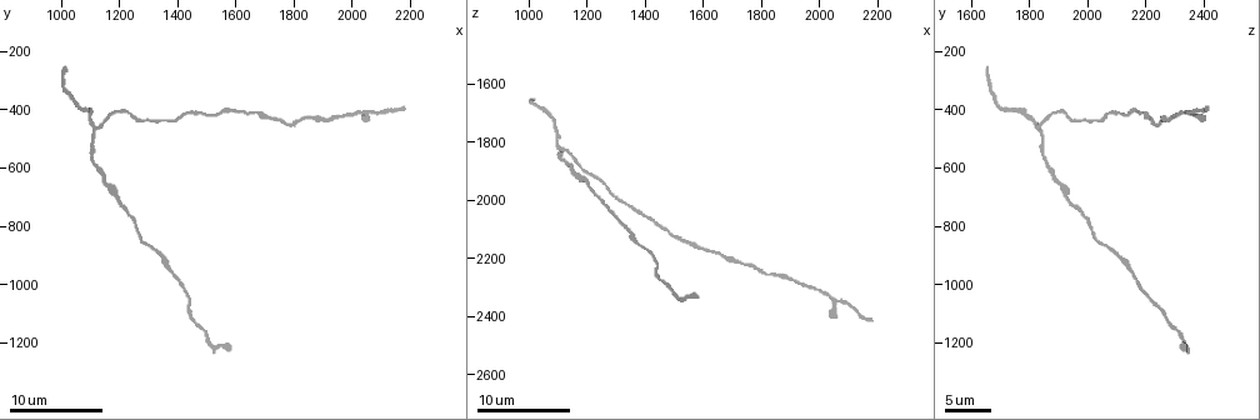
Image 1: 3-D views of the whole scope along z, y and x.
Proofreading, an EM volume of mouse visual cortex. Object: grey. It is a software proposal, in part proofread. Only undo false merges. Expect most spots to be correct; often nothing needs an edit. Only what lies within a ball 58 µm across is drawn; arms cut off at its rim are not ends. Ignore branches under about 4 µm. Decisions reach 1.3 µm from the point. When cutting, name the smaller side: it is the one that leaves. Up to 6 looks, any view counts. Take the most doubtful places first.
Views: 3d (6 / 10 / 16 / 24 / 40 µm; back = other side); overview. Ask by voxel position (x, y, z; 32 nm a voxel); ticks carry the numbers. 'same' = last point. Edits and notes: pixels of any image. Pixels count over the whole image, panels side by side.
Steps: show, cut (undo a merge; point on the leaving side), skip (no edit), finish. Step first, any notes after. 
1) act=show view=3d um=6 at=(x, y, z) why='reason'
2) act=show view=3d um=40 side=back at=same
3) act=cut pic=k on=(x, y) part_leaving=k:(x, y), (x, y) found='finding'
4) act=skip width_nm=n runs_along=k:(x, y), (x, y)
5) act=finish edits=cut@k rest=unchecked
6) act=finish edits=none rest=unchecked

act=show view=3d um=6 at=(1120, 460, 1840) why='a fork'

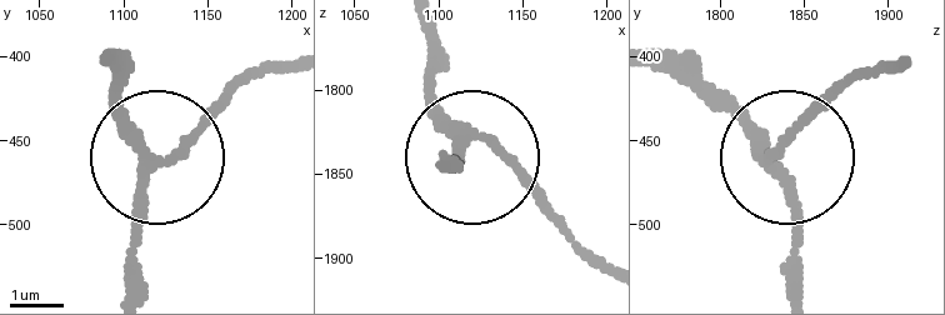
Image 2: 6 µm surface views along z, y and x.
act=skip arms=3 runs_along=2:(575, 243), (499, 154), (459, 140), (431, 64) found='all the same neuron'

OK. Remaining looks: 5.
act=show view=3d um=16 at=(1720, 430, 2220) why='thick turns thin'

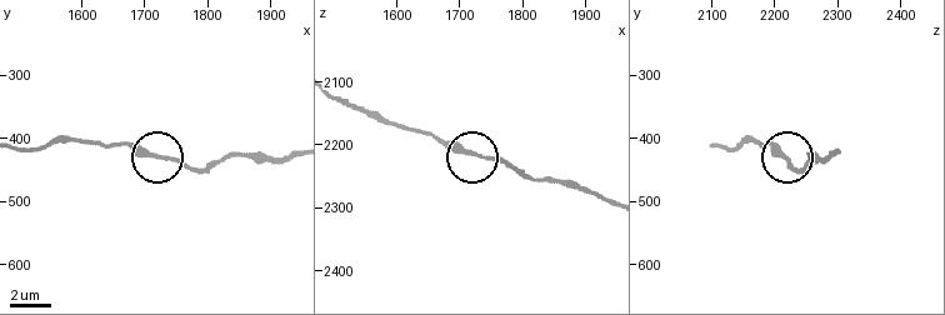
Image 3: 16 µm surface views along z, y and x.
act=skip width_nm=240 found='continuous, no second neuron'

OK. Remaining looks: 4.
act=show view=3d um=10 at=(1340, 890, 2090) why='calibre changes'

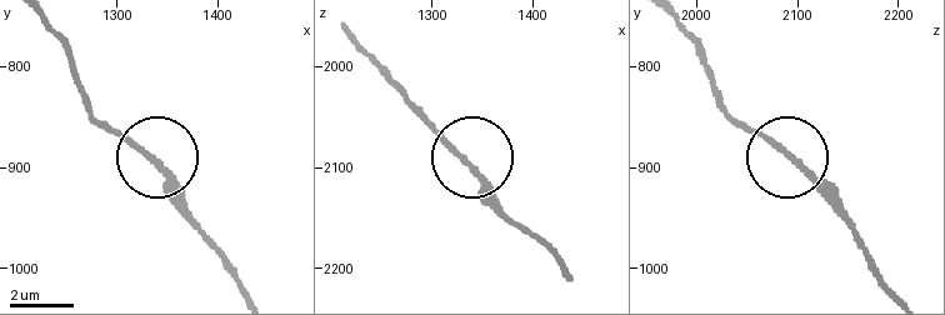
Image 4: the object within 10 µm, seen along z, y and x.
act=skip runs_along=4:(45, 24), (89, 113), (145, 150), (199, 223) found='continuous, no second neuron'

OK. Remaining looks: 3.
act=finish edits=none rest=unchecked

